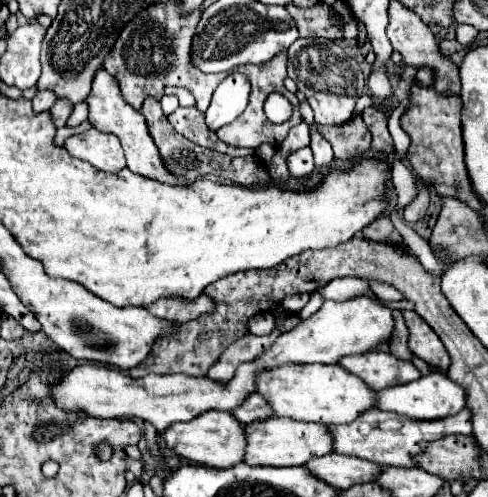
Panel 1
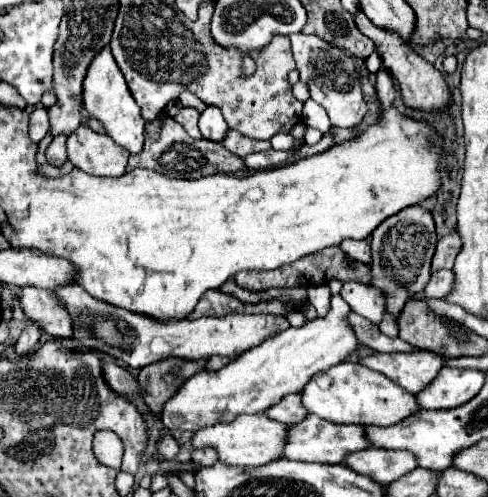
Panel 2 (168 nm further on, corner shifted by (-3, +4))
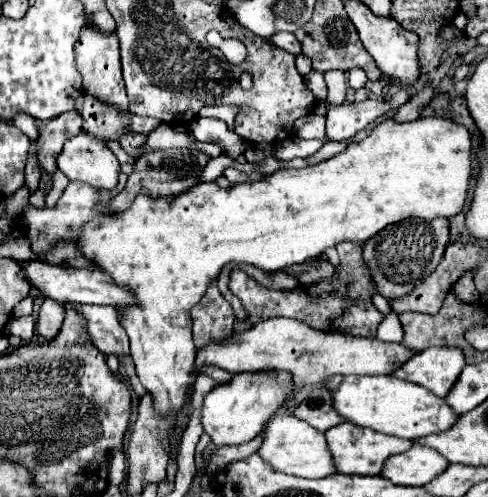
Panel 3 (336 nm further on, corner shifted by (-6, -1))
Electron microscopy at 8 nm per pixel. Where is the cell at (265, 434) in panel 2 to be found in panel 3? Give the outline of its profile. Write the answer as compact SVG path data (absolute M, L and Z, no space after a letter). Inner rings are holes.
M274 415L270 423L266 425L266 435L264 443L258 451L264 461L268 461L276 471L284 471L288 475L298 475L306 479L320 479L326 475L332 475L336 471L332 453L328 449L324 433L316 431L302 419L294 415Z

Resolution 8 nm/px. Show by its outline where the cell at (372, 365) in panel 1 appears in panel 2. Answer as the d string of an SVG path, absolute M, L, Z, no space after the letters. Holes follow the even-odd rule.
M425 350L411 354L373 352L369 356L361 356L359 364L385 374L389 380L397 382L397 386L401 386L403 390L417 394L443 368L443 358L437 354L429 354Z

